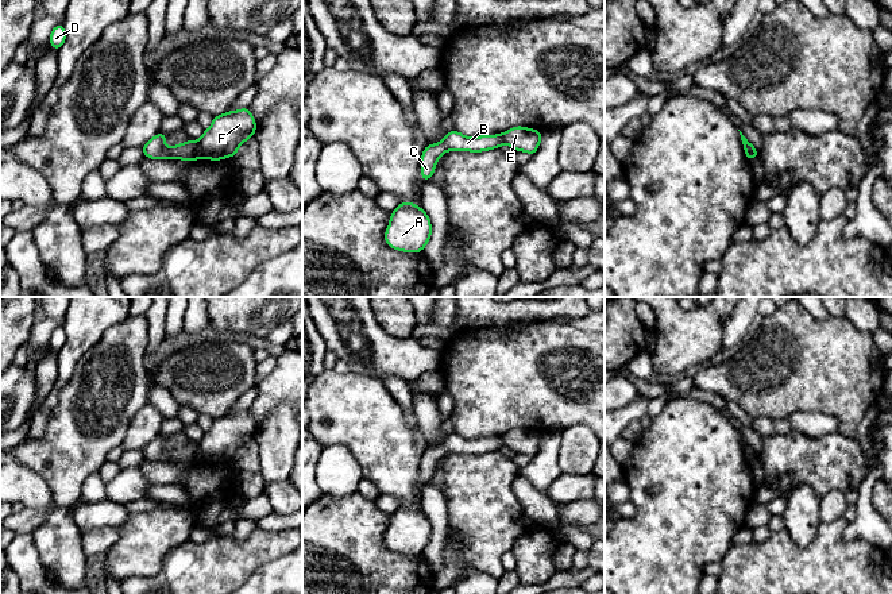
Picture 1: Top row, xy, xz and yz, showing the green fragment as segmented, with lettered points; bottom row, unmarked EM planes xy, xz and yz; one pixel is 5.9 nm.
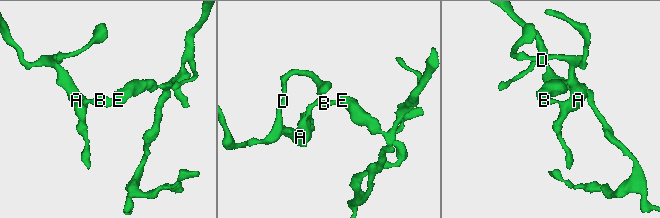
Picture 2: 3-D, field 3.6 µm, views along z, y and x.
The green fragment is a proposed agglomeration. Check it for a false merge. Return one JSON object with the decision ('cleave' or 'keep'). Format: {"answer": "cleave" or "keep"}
{"answer": "cleave"}

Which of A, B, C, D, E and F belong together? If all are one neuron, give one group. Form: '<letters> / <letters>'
A B C D / E F

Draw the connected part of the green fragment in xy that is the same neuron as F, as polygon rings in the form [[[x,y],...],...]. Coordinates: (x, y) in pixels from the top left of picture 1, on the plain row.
[[[250,409],[215,418],[198,444],[202,459],[211,463],[235,459],[240,447],[252,440],[256,424]]]

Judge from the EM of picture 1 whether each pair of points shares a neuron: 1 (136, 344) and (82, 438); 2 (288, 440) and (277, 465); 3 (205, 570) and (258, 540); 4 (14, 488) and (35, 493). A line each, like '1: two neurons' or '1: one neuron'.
1: one neuron
2: one neuron
3: one neuron
4: one neuron

